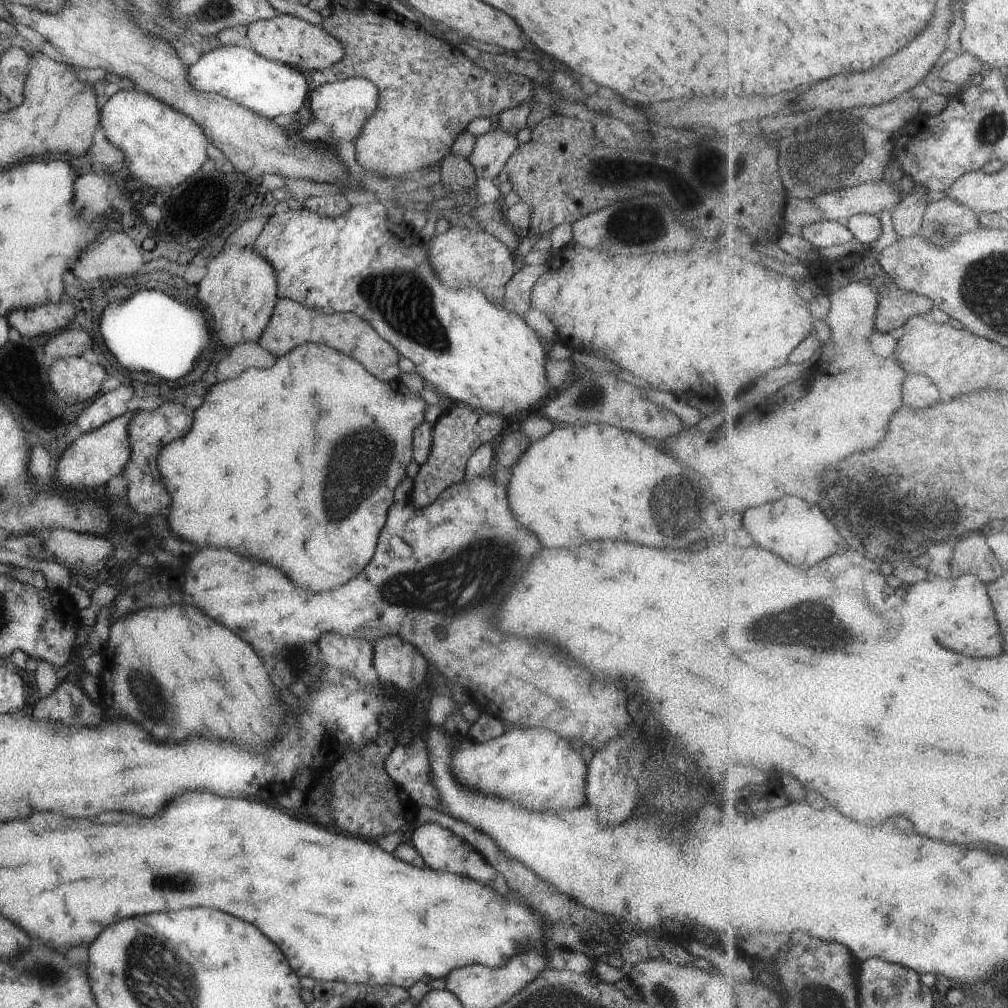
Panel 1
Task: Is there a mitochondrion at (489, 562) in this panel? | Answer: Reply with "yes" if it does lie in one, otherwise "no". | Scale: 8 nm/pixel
yes

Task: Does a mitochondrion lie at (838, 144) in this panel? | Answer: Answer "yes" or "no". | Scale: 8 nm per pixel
yes

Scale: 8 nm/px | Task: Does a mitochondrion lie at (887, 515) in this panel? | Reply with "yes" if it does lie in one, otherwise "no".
yes

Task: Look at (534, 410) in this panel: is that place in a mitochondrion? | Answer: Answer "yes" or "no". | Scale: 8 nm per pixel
no

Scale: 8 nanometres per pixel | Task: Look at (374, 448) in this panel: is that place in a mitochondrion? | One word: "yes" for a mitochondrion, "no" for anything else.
yes

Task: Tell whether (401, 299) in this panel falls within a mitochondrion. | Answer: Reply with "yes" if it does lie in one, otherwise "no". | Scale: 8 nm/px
yes

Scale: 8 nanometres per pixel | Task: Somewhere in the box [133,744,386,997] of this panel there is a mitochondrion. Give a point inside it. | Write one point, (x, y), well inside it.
(178, 882)

